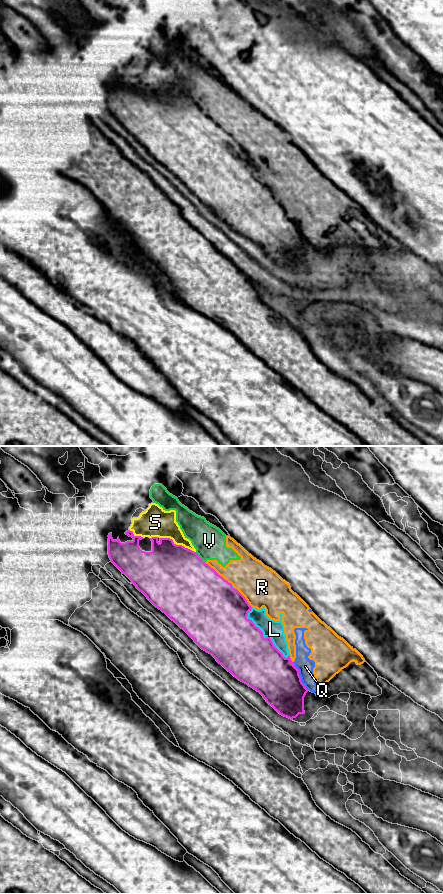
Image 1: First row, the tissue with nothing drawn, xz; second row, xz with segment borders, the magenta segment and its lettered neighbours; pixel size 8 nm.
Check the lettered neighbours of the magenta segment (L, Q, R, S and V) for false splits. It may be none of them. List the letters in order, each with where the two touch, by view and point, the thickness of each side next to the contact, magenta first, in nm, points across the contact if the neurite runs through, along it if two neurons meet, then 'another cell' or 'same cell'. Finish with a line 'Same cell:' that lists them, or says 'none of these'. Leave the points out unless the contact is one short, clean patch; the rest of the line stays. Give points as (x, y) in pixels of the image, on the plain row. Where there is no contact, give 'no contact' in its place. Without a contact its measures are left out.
L: contact xz (263, 189); calibres 420 and 140 nm; another cell
Q: contact xz (299, 228); calibres 360 and 130 nm; border xz (292, 214), (298, 222), (301, 234), (308, 241); another cell
R: contact xz (217, 125); calibres 500 and 300 nm; another cell
S: contact xz (178, 97); calibres 500 and 220 nm; another cell
V: contact xz (199, 109); calibres 500 and 260 nm; another cell
Same cell: none of these

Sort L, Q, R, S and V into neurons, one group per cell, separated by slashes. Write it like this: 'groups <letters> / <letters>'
groups L Q R V / S

